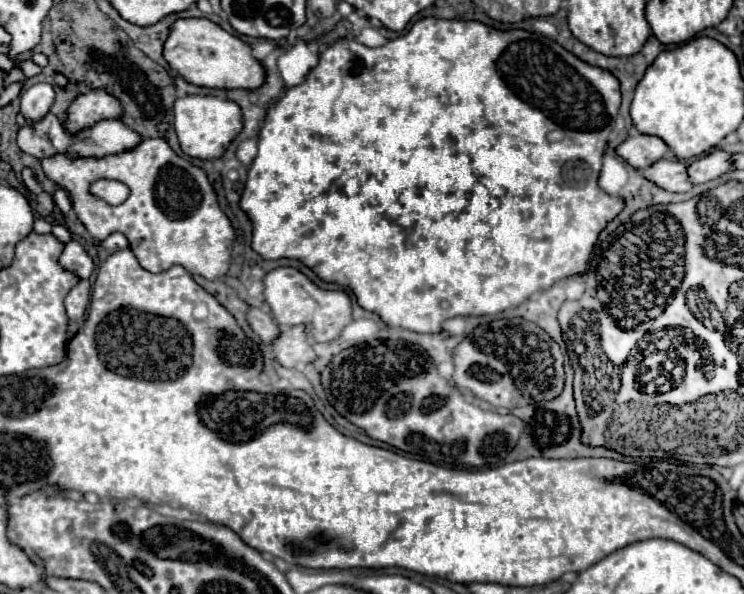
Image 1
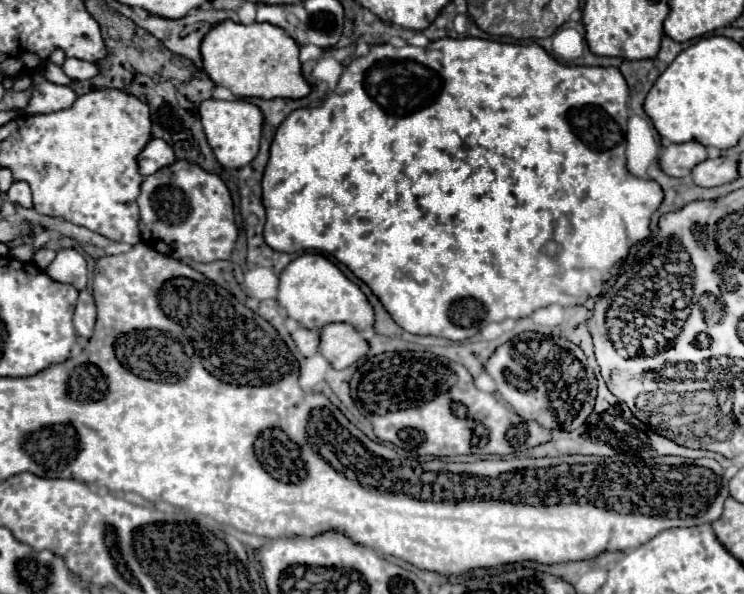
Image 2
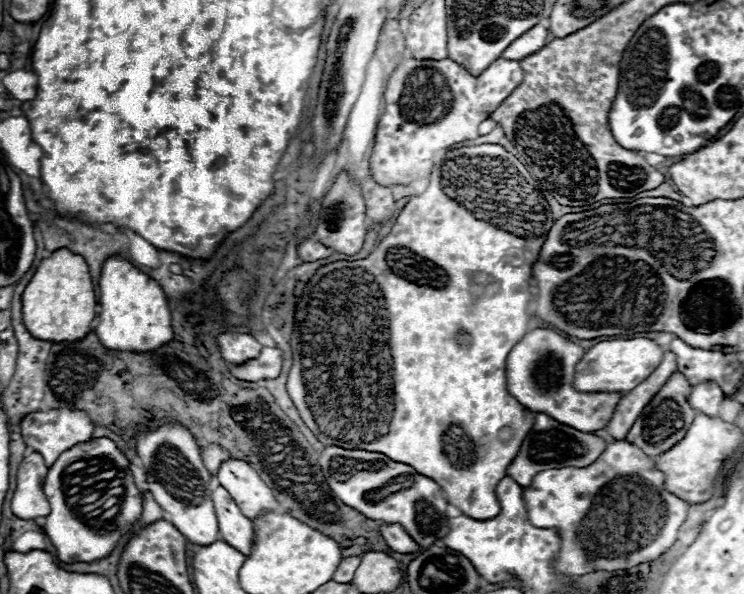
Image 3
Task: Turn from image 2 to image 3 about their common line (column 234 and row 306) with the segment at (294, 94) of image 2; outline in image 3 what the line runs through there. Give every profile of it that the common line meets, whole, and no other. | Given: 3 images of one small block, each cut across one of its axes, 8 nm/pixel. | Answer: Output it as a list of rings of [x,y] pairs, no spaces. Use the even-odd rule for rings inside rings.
[[[66,248],[54,252],[50,258],[40,262],[22,294],[22,314],[26,330],[38,340],[48,340],[56,344],[82,340],[92,330],[90,324],[96,318],[94,306],[96,296],[88,264],[82,260],[82,256],[66,252]]]

